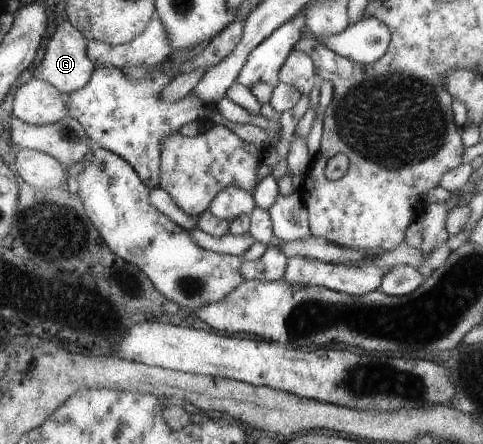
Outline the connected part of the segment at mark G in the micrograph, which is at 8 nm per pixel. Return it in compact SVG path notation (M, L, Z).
M57 18L55 30L47 40L48 44L45 44L43 59L35 66L33 77L48 82L61 94L71 94L73 90L85 86L94 70L94 65L87 58L86 41L86 38L83 38L79 30L75 30L67 19Z

